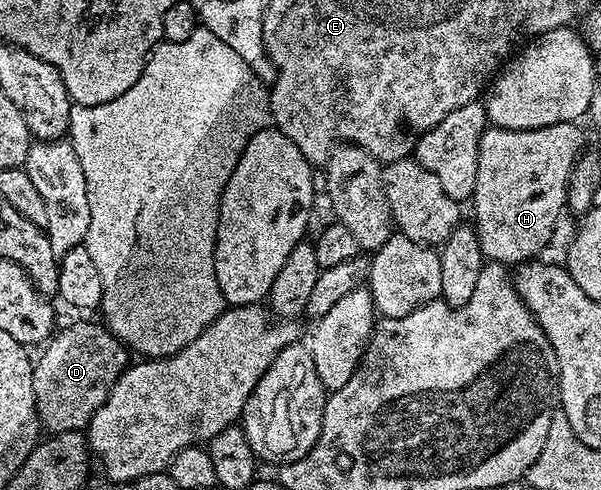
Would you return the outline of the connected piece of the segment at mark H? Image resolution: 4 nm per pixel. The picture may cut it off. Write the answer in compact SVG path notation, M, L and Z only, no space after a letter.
M566 120L525 130L489 126L483 131L477 154L473 227L481 242L481 251L488 261L504 266L518 266L536 259L540 255L539 251L550 242L551 235L559 224L559 215L565 212L567 187L571 184L575 161L584 151L583 132L579 126L578 123Z

